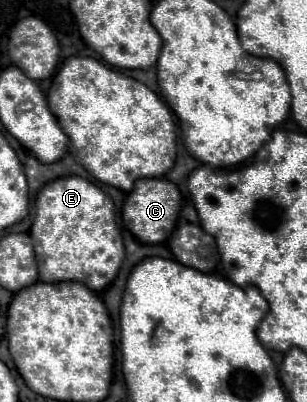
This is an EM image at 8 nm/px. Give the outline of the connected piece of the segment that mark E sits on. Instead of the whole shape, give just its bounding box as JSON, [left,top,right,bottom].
[31,177,125,291]

